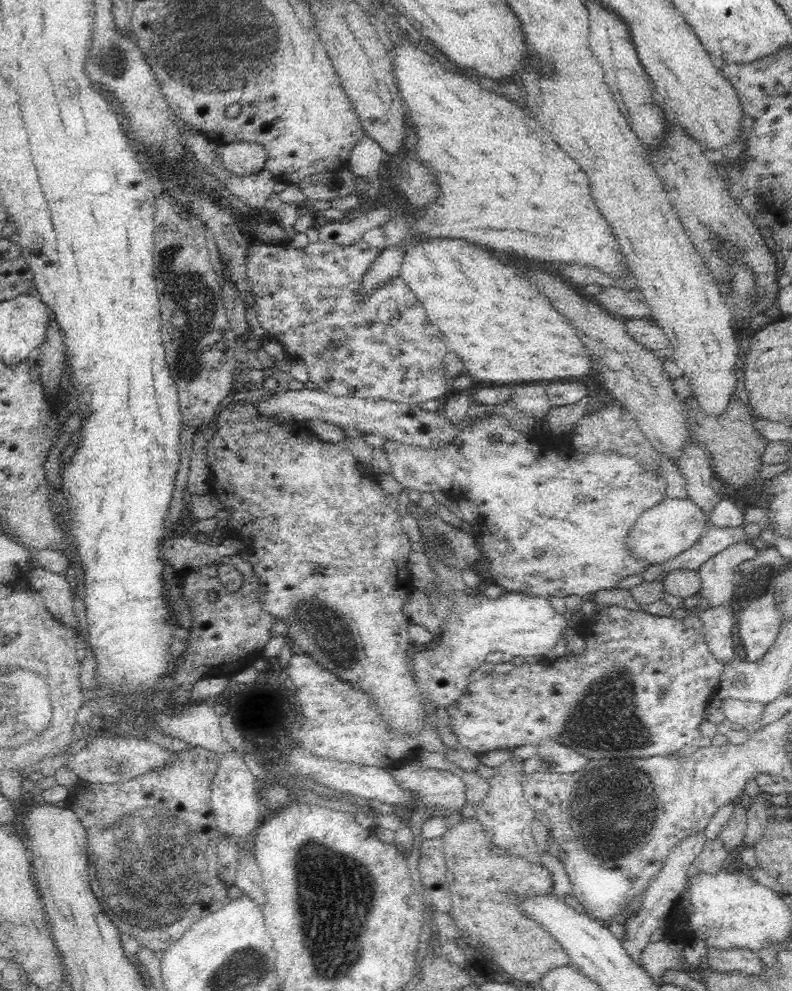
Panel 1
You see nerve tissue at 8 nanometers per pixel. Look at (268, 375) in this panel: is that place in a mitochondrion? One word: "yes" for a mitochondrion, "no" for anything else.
no

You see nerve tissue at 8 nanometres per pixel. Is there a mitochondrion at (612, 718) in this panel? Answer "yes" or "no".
yes

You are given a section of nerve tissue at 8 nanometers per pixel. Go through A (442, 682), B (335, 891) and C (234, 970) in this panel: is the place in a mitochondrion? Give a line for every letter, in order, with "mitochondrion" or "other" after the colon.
A: other
B: mitochondrion
C: mitochondrion

